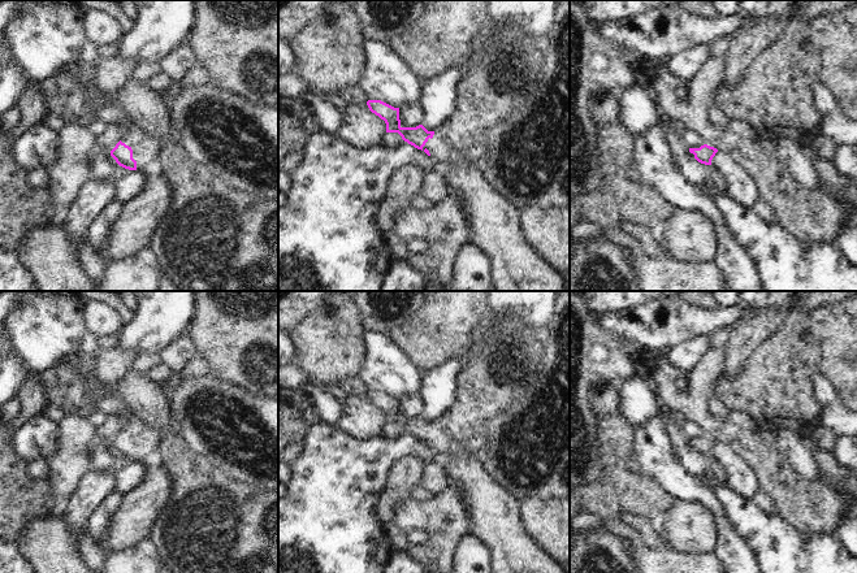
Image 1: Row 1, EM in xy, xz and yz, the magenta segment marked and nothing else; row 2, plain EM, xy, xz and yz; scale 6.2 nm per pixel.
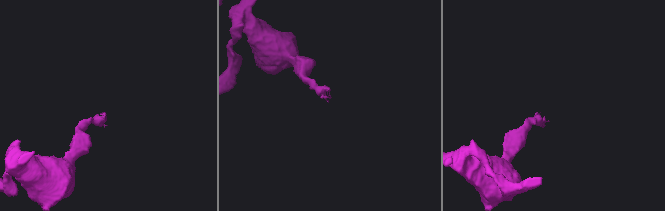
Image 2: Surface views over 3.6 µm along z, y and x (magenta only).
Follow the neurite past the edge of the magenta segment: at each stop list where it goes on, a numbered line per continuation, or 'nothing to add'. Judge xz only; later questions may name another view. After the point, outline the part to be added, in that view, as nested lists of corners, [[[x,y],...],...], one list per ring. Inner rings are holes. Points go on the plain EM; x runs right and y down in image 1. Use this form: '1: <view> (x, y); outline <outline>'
1: xz (440, 442); outline [[[436,429],[428,430],[425,437],[423,438],[424,440],[428,440],[430,444],[430,448],[433,448],[437,453],[437,459],[442,460],[447,455],[453,455],[455,450],[460,446],[458,446],[450,435],[446,435],[443,431]]]

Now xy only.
1: xy (145, 439); outline [[[101,395],[92,401],[92,408],[104,416],[117,412],[126,417],[121,433],[133,440],[137,461],[142,461],[144,455],[156,451],[159,431],[135,418],[118,396]]]

